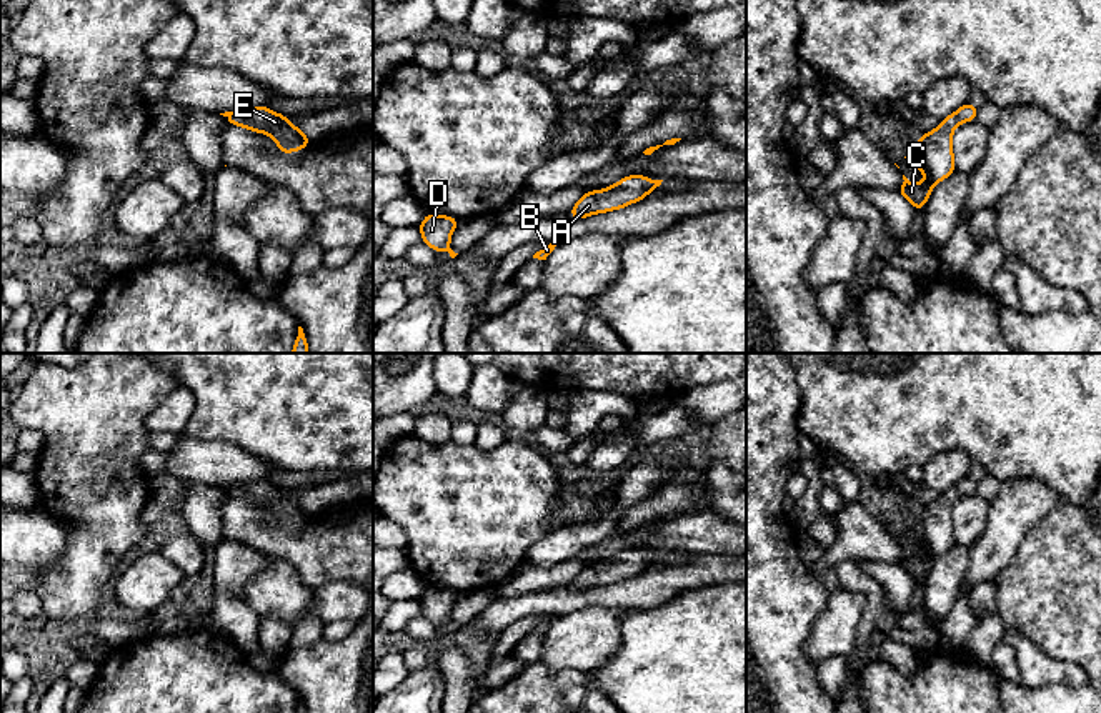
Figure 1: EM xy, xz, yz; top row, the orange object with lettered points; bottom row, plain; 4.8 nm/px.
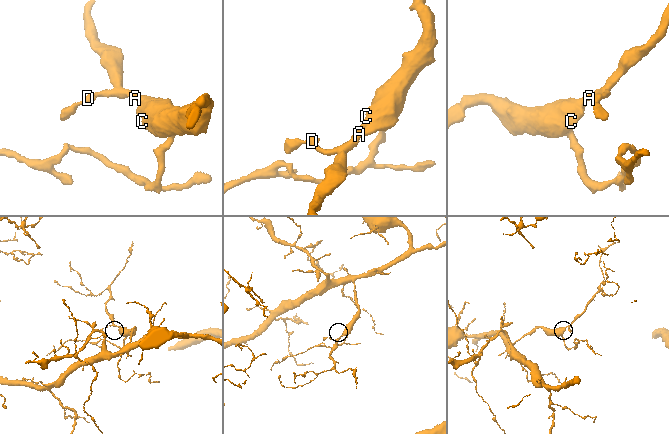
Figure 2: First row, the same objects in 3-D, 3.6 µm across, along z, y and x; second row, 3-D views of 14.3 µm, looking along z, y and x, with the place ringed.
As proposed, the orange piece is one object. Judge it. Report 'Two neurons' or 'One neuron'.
One neuron

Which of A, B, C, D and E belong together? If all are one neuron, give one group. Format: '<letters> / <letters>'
A B C D E

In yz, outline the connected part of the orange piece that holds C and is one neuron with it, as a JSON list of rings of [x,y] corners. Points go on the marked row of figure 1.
[[[971,103],[961,105],[954,113],[948,115],[929,133],[923,133],[919,142],[906,150],[904,162],[909,168],[918,168],[924,173],[923,183],[913,183],[903,175],[903,185],[898,192],[908,198],[916,212],[926,205],[933,187],[948,178],[954,170],[953,132],[964,122],[976,120],[978,108]]]

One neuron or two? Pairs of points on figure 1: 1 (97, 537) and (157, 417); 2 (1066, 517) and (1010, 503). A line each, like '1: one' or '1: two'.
1: two
2: two

